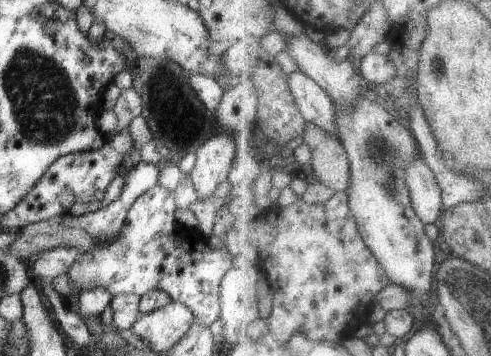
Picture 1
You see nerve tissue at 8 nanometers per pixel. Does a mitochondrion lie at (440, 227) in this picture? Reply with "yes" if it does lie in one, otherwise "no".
no

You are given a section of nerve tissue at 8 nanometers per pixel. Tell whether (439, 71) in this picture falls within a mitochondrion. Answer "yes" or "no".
yes

